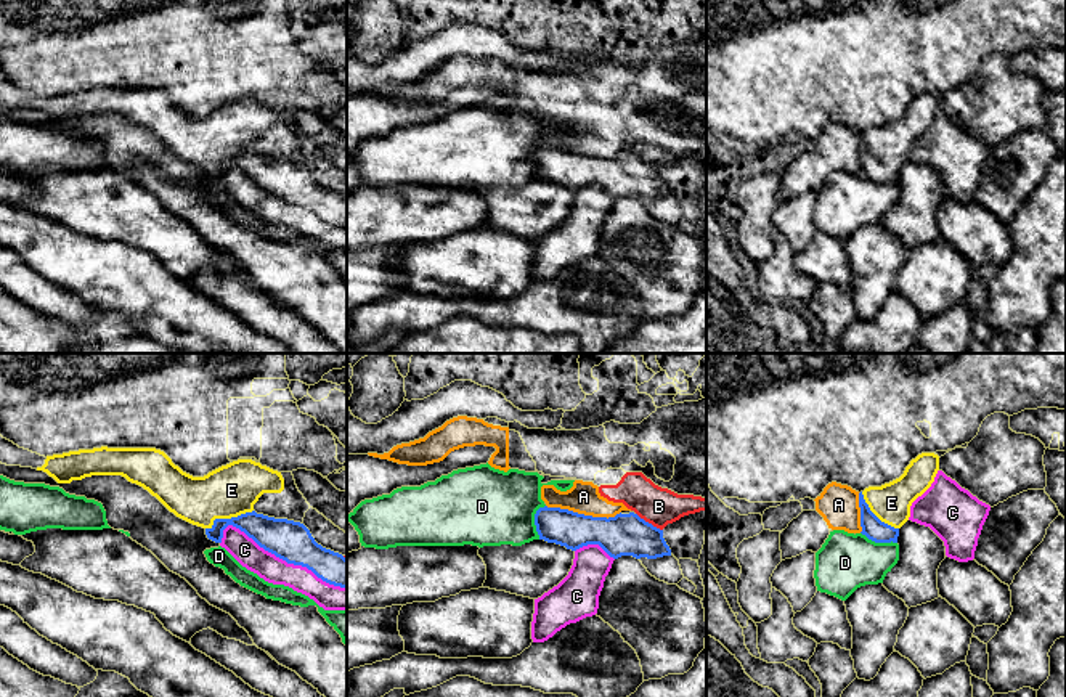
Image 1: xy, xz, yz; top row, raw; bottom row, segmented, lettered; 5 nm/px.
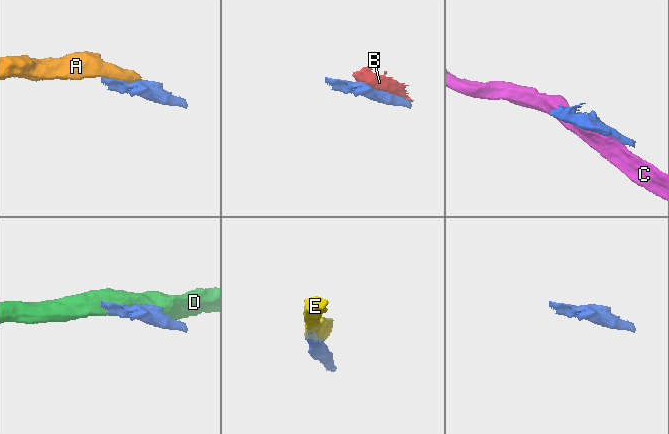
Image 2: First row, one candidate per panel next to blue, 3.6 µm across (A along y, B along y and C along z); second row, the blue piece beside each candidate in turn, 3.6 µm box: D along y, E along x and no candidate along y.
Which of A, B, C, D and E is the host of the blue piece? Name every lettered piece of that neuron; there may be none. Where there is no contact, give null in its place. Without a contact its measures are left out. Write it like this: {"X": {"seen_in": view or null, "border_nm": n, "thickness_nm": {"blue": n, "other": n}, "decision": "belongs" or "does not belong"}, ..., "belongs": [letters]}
{"A": {"seen_in": "xz", "border_nm": 380, "thickness_nm": {"blue": 200, "other": 160}, "decision": "does not belong"}, "B": {"seen_in": "xz", "border_nm": 160, "thickness_nm": {"blue": 200, "other": 190}, "decision": "does not belong"}, "C": {"seen_in": "xy", "border_nm": 700, "thickness_nm": {"blue": 200, "other": 140}, "decision": "does not belong"}, "D": {"seen_in": "xz", "border_nm": 180, "thickness_nm": {"blue": 180, "other": 380}, "decision": "does not belong"}, "E": {"seen_in": "xy", "border_nm": 260, "thickness_nm": {"blue": 180, "other": 260}, "decision": "belongs"}, "belongs": ["E"]}

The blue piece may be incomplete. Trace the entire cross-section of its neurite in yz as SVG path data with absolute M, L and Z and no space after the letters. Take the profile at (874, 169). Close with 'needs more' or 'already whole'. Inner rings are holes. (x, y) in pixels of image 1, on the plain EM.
M922 93L899 119L861 132L861 173L875 183L897 183L899 169L909 161L912 143L931 127L938 111L939 96Z | needs more

